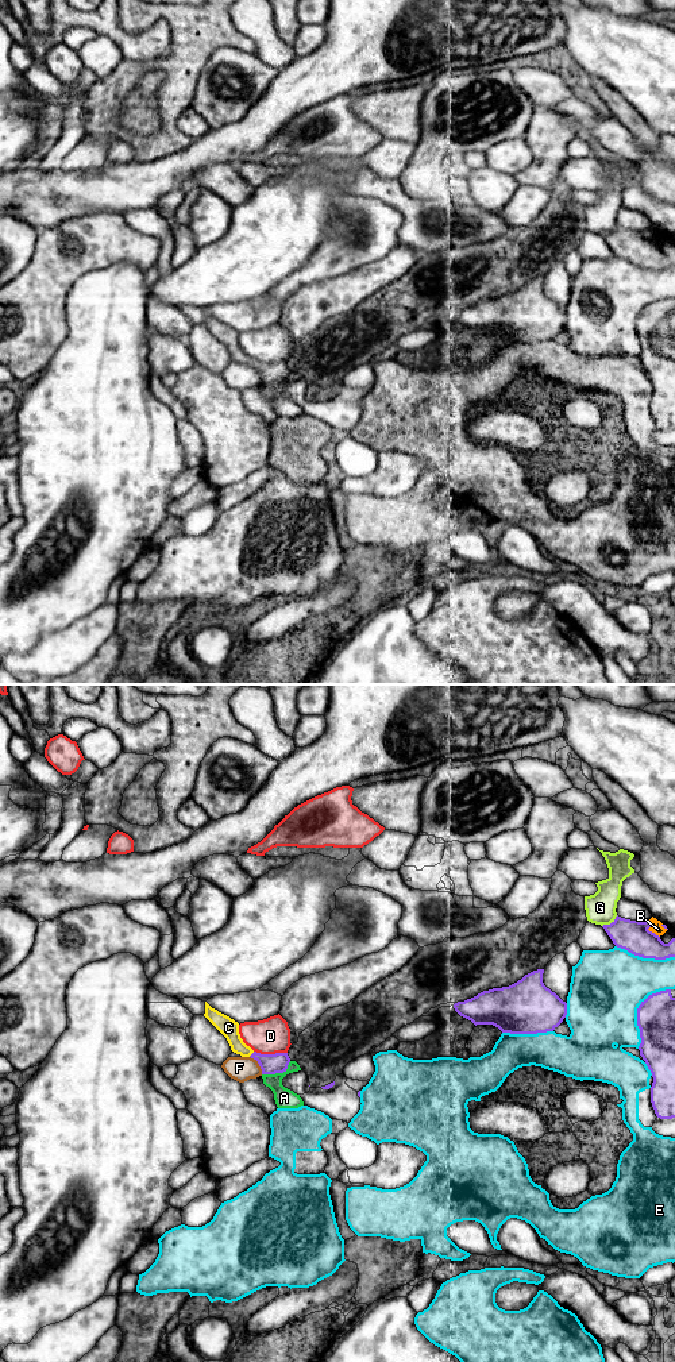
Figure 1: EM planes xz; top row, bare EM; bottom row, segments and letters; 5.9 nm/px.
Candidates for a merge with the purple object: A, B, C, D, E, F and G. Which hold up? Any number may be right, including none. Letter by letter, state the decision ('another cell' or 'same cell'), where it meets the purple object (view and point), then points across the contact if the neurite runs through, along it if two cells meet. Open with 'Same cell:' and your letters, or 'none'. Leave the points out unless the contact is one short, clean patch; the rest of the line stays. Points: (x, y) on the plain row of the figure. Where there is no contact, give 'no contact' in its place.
Same cell: B, C
A: another cell; meets purple in xz at (277, 381)
B: same cell; meets purple in xz at (648, 236)
C: same cell; meets purple in xz at (253, 362); runs through xz (270, 373), (253, 362), (234, 347), (228, 336)
D: another cell; meets purple in xz at (270, 363)
E: another cell; meets purple in xz at (637, 320)
F: another cell; meets purple in xz at (258, 371)
G: another cell; meets purple in xz at (610, 232)

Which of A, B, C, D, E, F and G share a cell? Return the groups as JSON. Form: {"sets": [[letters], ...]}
{"sets": [["A"], ["B", "C"], ["D"], ["E"], ["F"], ["G"]]}

